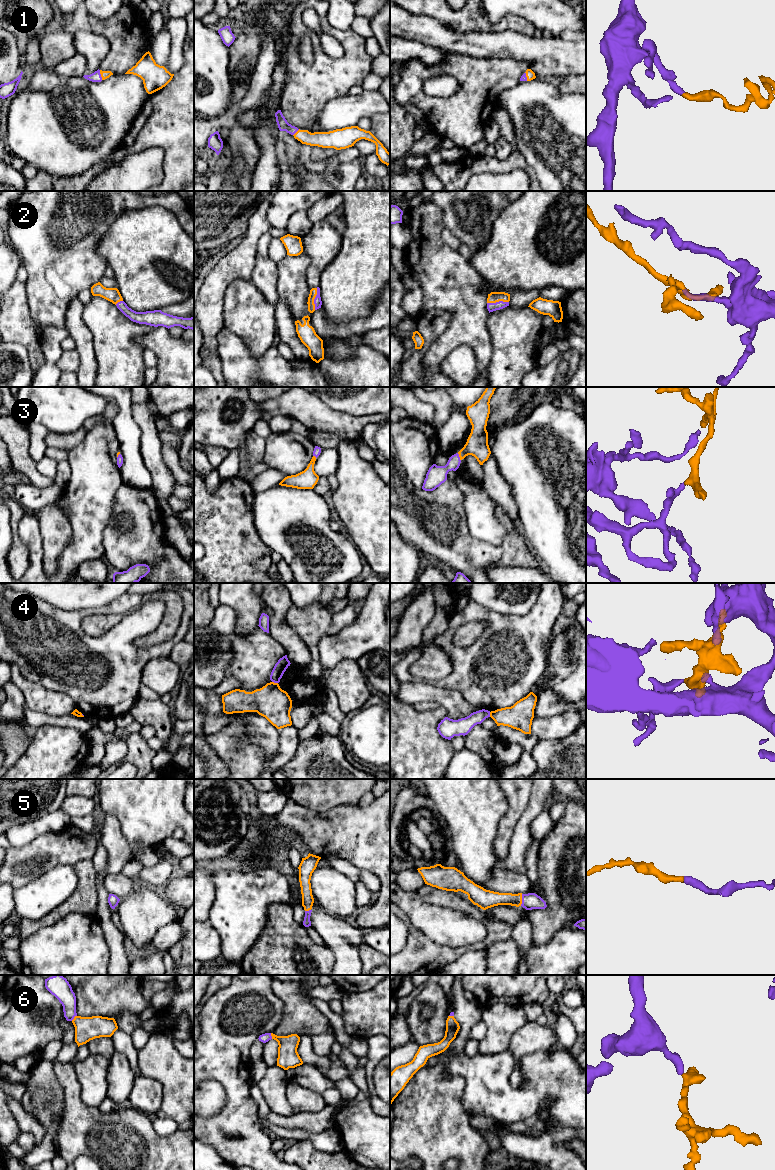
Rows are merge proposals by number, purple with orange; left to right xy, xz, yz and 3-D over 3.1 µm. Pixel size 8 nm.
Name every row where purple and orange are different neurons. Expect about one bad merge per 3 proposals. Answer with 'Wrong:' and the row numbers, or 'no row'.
Wrong: 4

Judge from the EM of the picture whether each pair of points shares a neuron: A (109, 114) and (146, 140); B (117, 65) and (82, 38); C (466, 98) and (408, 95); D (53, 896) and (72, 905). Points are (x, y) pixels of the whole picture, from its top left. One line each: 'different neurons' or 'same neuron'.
A: different neurons
B: different neurons
C: same neuron
D: different neurons

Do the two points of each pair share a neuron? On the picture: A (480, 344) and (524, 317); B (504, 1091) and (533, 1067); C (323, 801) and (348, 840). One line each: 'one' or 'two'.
A: two
B: one
C: two

